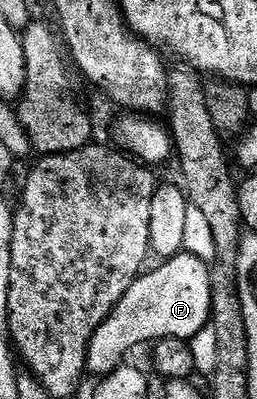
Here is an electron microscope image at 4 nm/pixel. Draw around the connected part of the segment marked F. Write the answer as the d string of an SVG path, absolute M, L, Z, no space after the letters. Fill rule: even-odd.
M181 251L175 257L167 258L157 269L149 268L141 272L136 282L122 295L122 299L112 309L112 313L96 329L95 335L88 348L87 372L101 373L107 375L125 364L124 356L131 351L135 345L147 346L149 343L161 341L164 337L177 337L183 341L191 342L200 332L205 332L212 316L212 274L209 262L195 257L189 251Z

